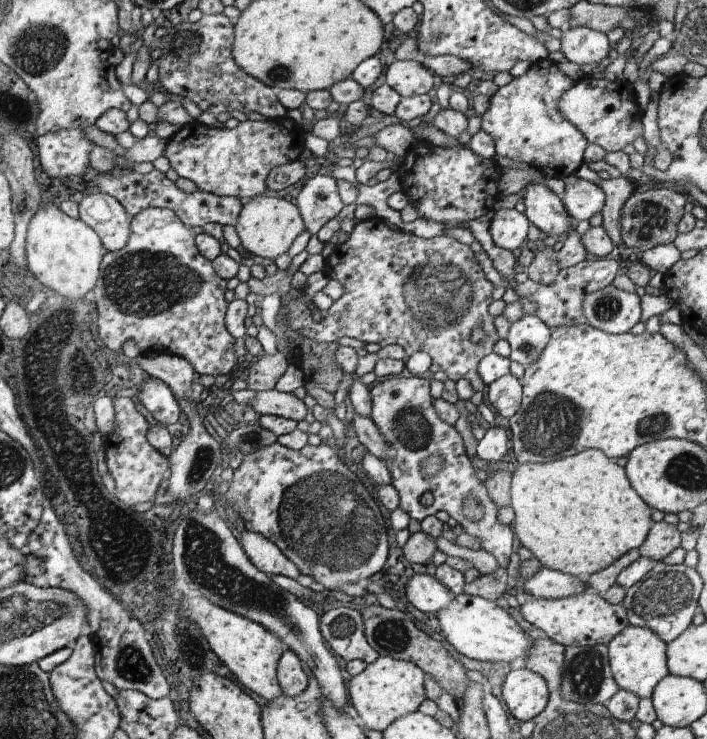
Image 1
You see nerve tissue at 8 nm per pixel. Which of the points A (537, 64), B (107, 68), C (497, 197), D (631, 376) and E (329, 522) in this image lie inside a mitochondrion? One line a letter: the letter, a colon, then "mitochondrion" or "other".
A: other
B: other
C: other
D: other
E: mitochondrion

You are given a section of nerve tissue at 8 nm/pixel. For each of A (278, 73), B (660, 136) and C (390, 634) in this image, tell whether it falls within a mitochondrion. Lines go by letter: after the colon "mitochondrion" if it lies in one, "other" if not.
A: mitochondrion
B: other
C: mitochondrion

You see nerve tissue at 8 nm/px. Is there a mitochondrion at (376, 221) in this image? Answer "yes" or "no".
no

